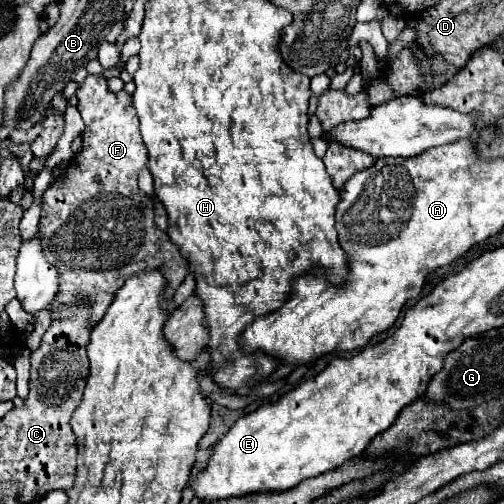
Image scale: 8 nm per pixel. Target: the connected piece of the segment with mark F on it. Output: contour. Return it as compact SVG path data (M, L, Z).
M87 75L87 79L77 89L79 113L85 121L83 131L83 149L69 161L67 169L55 179L55 183L43 195L43 213L41 213L41 241L45 247L45 257L59 271L59 293L53 303L53 317L57 317L57 305L87 299L93 303L91 325L95 325L107 311L113 301L115 291L131 275L143 273L147 269L161 269L167 277L167 297L175 293L189 271L189 261L181 255L179 247L169 239L165 231L155 225L155 201L143 193L137 185L137 175L147 167L147 149L139 135L137 113L131 105L131 95L127 91L109 91L105 77Z

